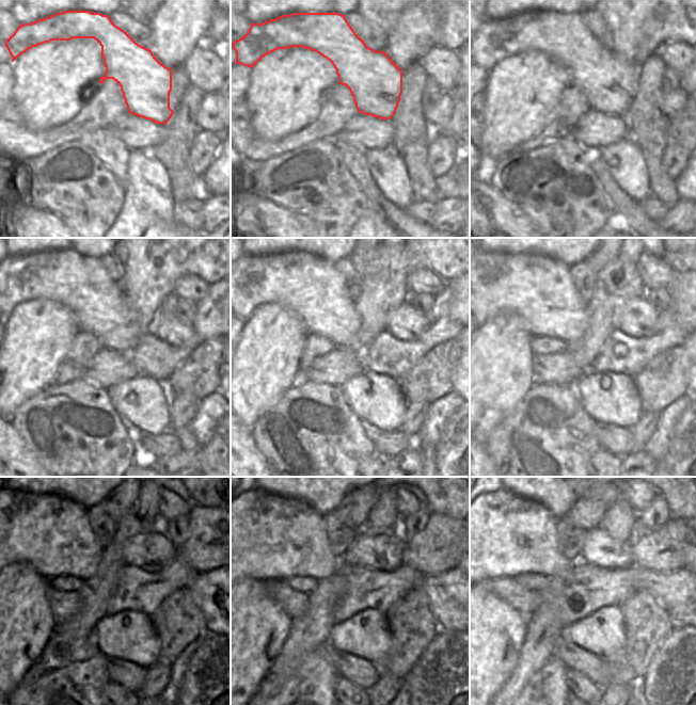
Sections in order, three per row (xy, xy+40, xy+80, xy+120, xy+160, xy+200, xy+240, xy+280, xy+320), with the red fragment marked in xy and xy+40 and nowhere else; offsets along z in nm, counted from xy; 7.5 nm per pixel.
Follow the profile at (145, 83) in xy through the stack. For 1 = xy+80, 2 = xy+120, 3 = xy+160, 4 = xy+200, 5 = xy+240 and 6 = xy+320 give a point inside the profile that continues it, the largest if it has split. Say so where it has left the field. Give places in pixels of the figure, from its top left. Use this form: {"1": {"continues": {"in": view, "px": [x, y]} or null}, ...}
{"1": {"continues": {"in": "xy+80", "px": [610, 82]}}, "2": {"continues": {"in": "xy+120", "px": [80, 283]}}, "3": {"continues": {"in": "xy+160", "px": [311, 286]}}, "4": {"continues": {"in": "xy+200", "px": [537, 287]}}, "5": {"continues": {"in": "xy+240", "px": [50, 532]}}, "6": {"continues": {"in": "xy+320", "px": [500, 534]}}}

